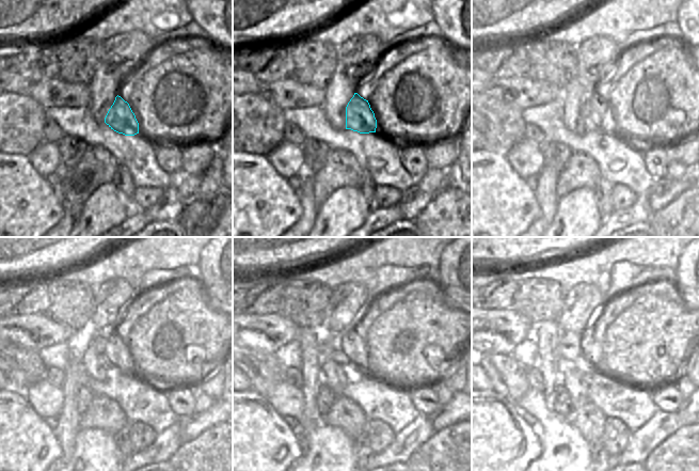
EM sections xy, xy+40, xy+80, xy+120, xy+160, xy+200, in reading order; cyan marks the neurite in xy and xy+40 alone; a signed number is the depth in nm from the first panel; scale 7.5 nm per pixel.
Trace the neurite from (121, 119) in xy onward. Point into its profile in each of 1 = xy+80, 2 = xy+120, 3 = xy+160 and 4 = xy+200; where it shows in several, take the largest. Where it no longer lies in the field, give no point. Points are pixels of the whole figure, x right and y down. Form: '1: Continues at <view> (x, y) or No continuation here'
1: Continues at xy+80 (596, 115)
2: Continues at xy+120 (107, 345)
3: Continues at xy+160 (334, 345)
4: Continues at xy+200 (569, 346).

